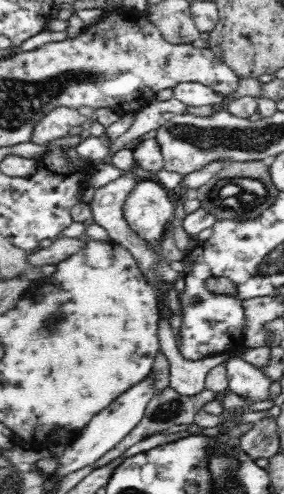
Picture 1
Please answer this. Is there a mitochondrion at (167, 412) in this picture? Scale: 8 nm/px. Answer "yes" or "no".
yes

